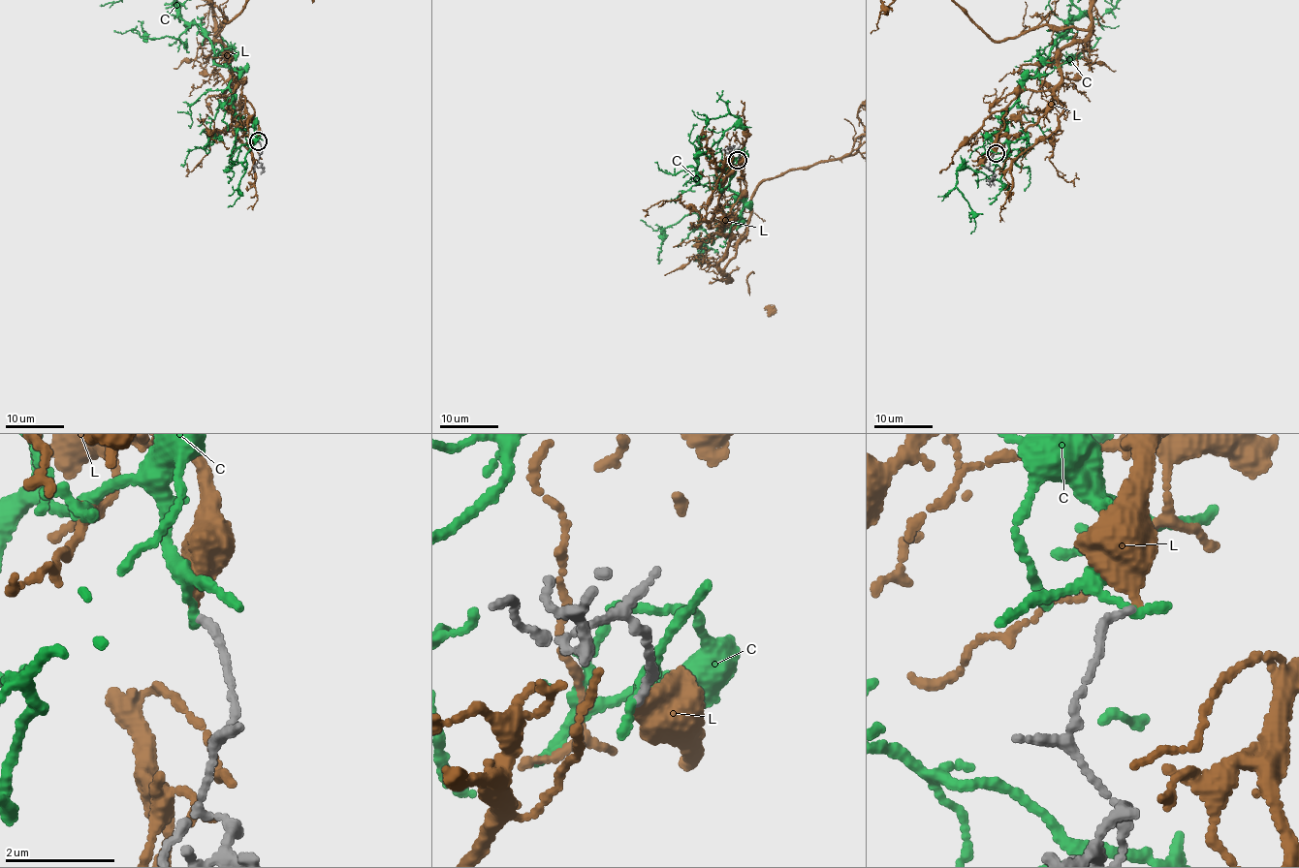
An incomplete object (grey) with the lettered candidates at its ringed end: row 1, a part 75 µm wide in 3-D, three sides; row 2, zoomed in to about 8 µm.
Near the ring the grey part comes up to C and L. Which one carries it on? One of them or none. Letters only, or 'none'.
L

